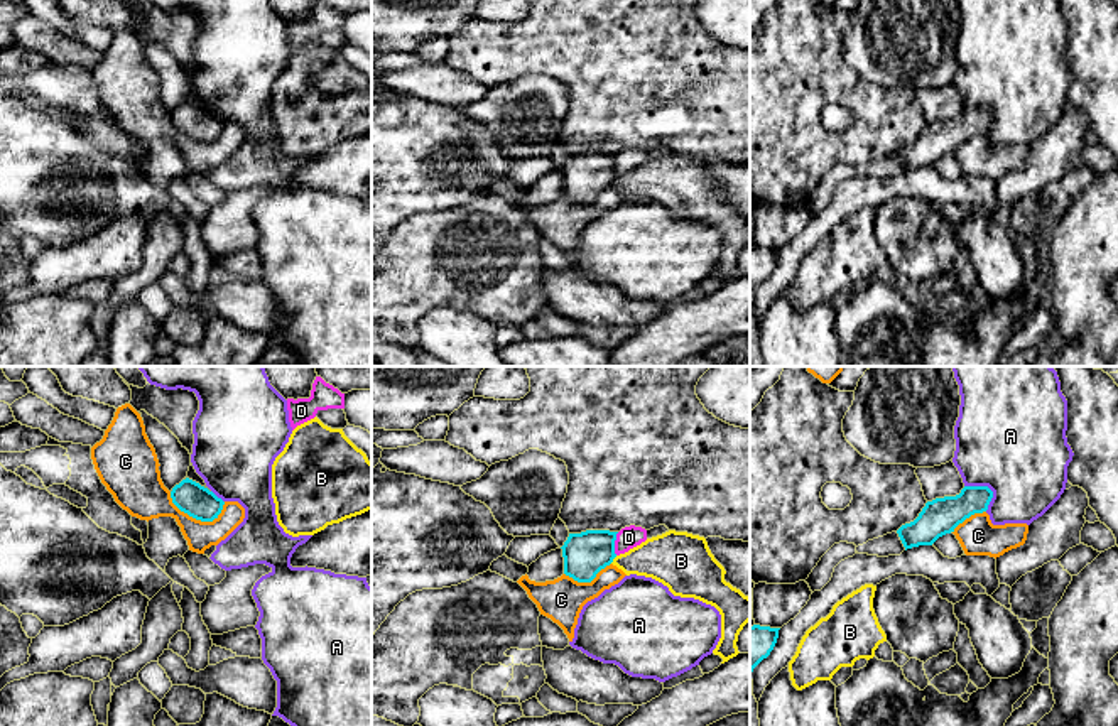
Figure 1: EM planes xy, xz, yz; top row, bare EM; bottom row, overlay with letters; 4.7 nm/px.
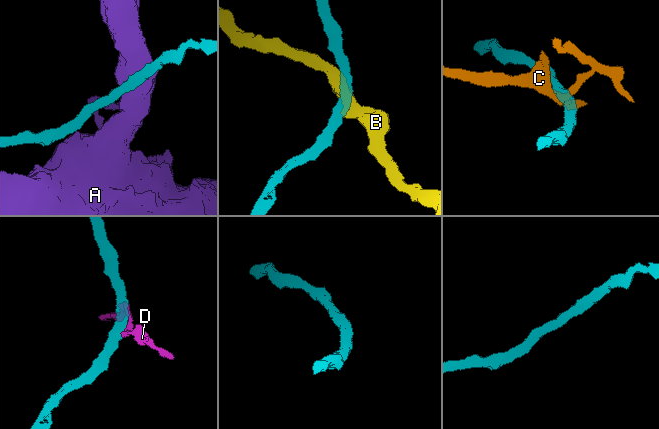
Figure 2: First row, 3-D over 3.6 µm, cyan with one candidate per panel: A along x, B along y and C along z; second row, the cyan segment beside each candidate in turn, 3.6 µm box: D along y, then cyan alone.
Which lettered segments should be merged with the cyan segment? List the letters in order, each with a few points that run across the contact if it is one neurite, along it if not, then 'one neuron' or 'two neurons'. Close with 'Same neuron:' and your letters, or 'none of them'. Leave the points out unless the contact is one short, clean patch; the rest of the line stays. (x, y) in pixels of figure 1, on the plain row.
A: two neurons
B: two neurons
C: two neurons
D: two neurons
Same neuron: none of them

